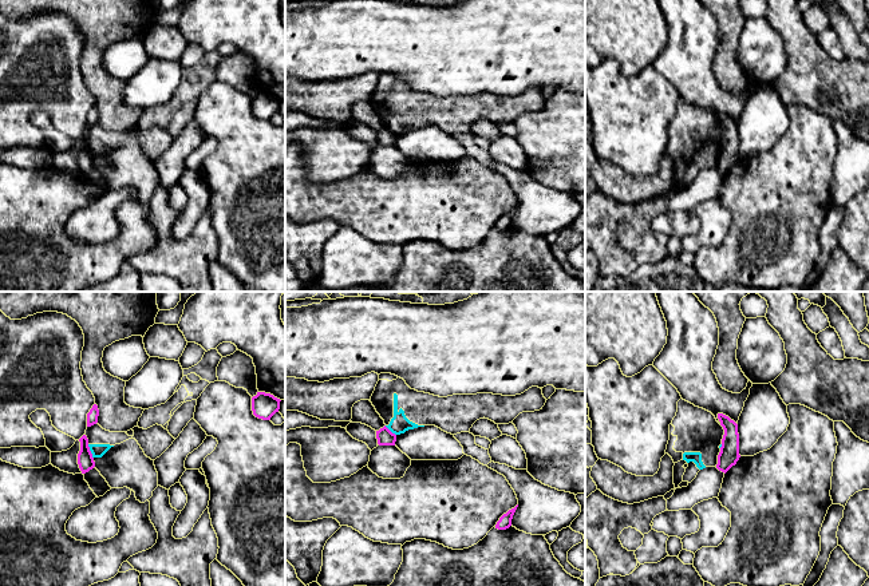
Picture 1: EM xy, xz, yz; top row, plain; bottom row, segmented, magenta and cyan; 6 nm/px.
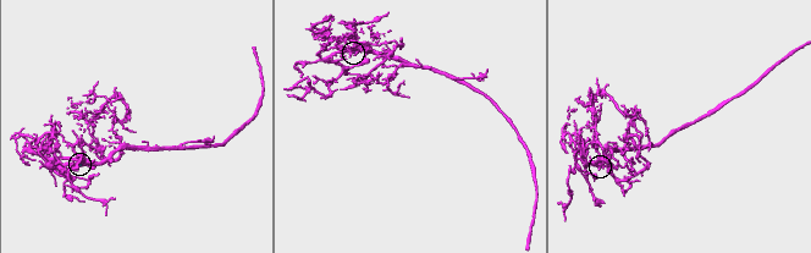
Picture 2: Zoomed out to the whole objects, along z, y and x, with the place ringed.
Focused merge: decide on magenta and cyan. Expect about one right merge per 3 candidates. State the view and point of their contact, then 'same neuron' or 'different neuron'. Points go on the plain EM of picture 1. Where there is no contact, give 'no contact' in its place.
xy (90, 151) | different neuron

